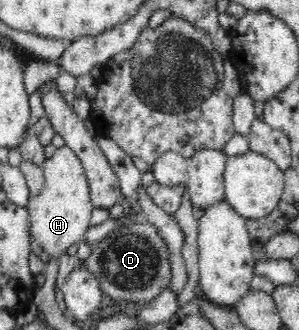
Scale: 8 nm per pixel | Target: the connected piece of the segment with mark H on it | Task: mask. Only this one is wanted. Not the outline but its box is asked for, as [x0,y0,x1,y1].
[27,144,95,259]

